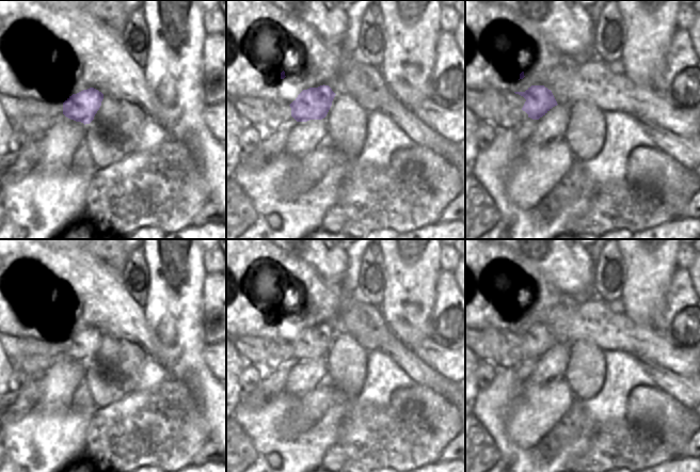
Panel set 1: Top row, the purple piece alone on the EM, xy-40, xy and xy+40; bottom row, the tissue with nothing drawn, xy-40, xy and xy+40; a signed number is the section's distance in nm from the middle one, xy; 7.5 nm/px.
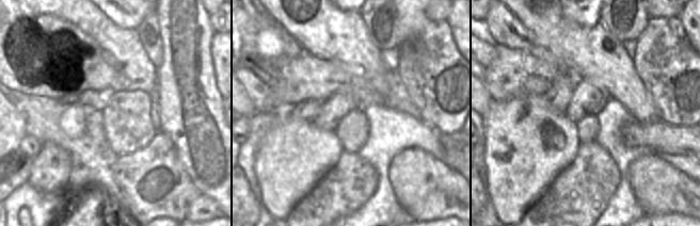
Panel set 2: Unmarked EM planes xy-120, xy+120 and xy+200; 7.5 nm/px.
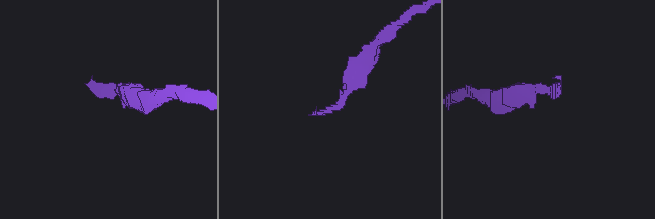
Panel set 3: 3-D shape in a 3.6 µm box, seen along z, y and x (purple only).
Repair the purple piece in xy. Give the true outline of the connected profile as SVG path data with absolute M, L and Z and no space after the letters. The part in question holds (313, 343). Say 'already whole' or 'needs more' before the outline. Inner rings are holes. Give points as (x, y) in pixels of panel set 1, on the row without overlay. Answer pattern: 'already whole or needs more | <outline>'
already whole | M324 324L303 329L289 344L291 356L297 361L322 359L327 356L335 334L332 328Z

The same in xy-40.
already whole | M94 327L73 333L63 342L63 353L84 364L90 363L101 345L104 333Z

